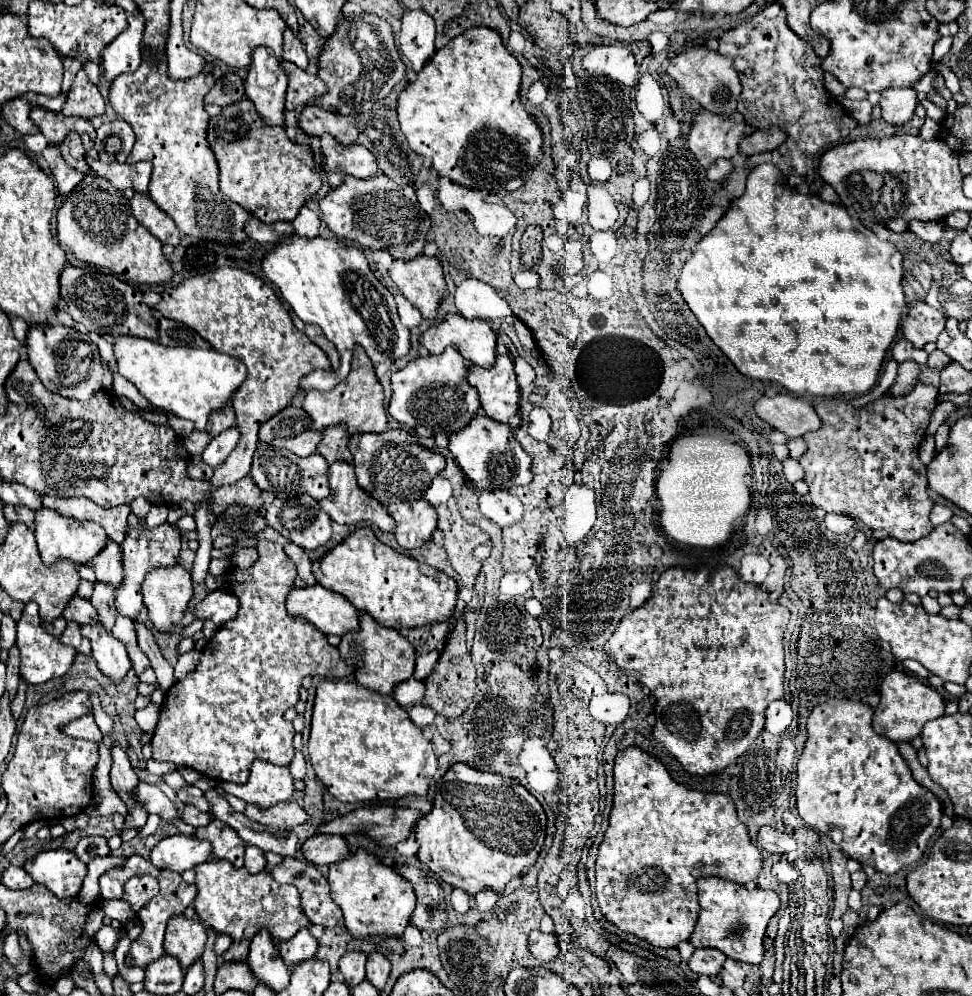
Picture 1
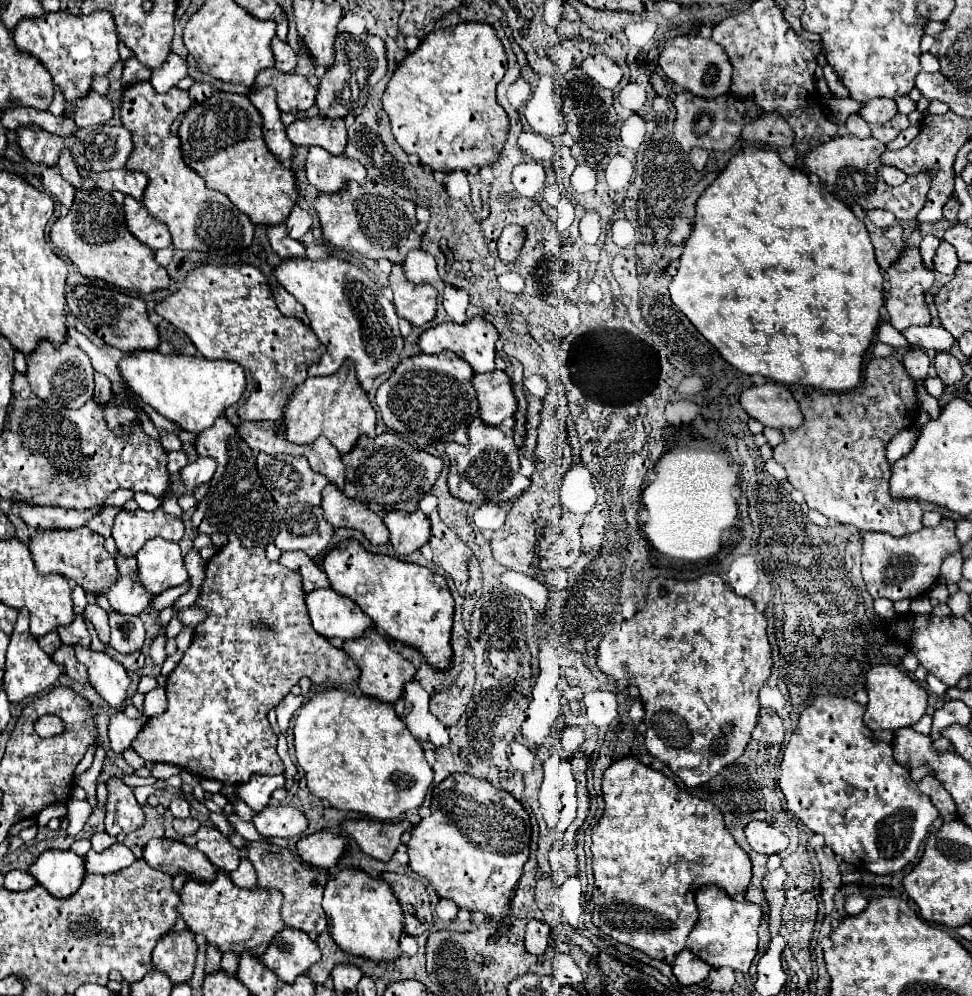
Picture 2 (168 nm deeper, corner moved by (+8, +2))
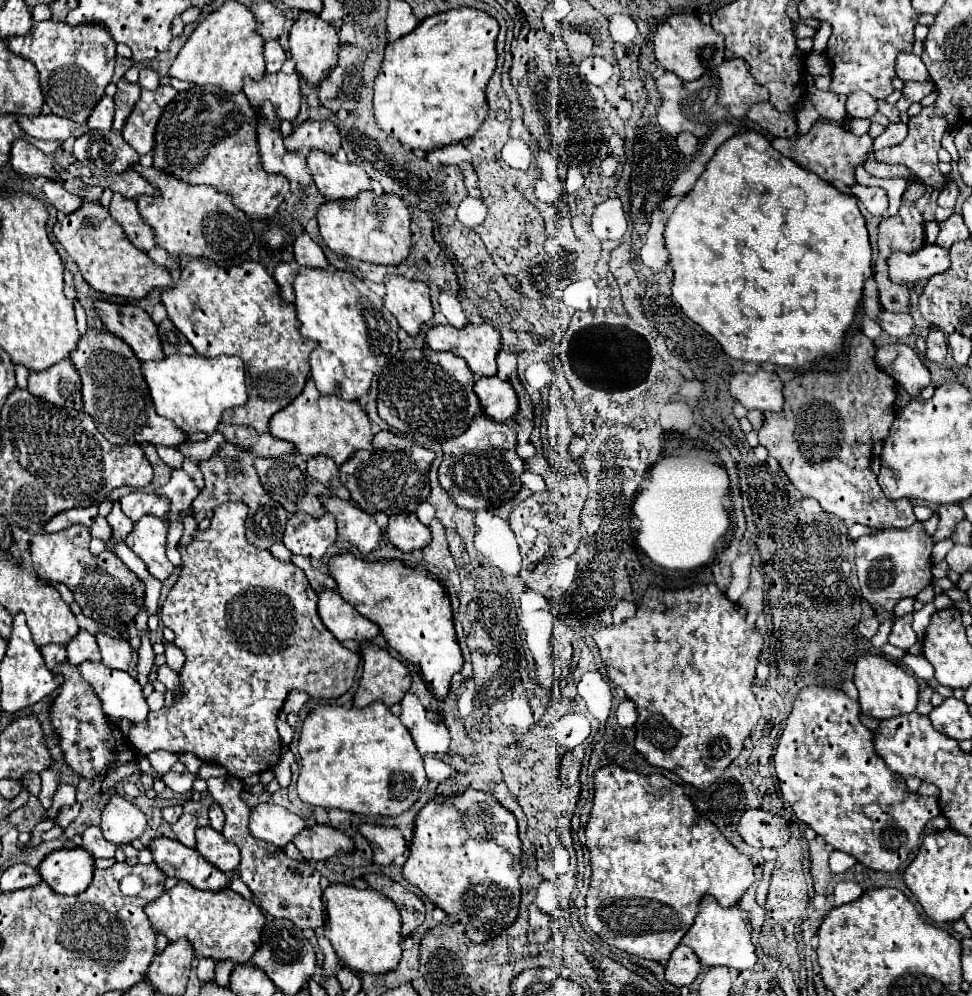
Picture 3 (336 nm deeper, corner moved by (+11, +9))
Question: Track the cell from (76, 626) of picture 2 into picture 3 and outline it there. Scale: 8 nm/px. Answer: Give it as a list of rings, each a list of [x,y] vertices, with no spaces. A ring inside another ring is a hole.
[[[80,631],[68,641],[66,643],[66,653],[68,653],[68,661],[72,665],[80,665],[80,661],[86,661],[86,659],[100,661],[96,639],[88,631]]]

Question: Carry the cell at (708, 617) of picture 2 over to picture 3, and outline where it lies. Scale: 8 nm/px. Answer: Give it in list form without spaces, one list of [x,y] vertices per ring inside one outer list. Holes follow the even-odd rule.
[[[706,583],[706,585],[696,585],[696,587],[686,587],[686,589],[660,589],[650,585],[638,605],[638,611],[632,619],[622,621],[620,625],[610,625],[600,629],[594,635],[594,643],[600,649],[600,657],[602,663],[606,667],[606,673],[610,677],[612,683],[620,685],[626,695],[636,703],[638,709],[638,721],[636,721],[636,749],[646,757],[646,761],[654,767],[664,767],[674,771],[680,779],[684,779],[686,783],[694,785],[696,789],[706,789],[708,785],[712,785],[722,773],[724,769],[740,755],[742,751],[742,743],[744,739],[752,733],[754,725],[760,719],[760,707],[756,701],[756,695],[752,691],[754,685],[754,677],[756,677],[756,665],[758,665],[758,657],[762,653],[762,635],[758,633],[756,625],[748,625],[746,617],[740,613],[738,605],[734,605],[732,601],[728,601],[724,597],[724,593],[714,585],[714,583]]]

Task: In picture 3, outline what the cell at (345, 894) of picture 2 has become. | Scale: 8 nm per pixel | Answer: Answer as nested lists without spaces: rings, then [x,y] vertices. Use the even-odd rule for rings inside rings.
[[[332,883],[324,889],[326,903],[326,939],[330,939],[336,955],[352,969],[366,973],[386,973],[400,963],[400,913],[388,897],[374,889],[356,889]]]

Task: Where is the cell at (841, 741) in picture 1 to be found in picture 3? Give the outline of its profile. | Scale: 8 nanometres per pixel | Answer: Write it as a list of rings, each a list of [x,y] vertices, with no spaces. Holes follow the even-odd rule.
[[[804,687],[800,693],[798,693],[798,699],[794,701],[794,707],[792,707],[792,713],[786,721],[786,729],[778,741],[778,747],[776,747],[776,753],[774,753],[774,767],[776,767],[776,775],[780,779],[780,791],[782,791],[782,799],[792,807],[792,811],[796,813],[796,817],[800,821],[804,821],[808,827],[812,827],[828,845],[832,845],[832,849],[838,849],[838,851],[844,851],[844,853],[850,853],[854,855],[860,863],[864,863],[866,867],[874,869],[874,871],[896,871],[910,855],[910,851],[918,845],[920,841],[920,833],[922,829],[926,827],[926,823],[934,817],[934,815],[940,815],[940,807],[938,807],[938,799],[936,797],[922,797],[920,793],[912,793],[908,787],[906,787],[906,779],[898,773],[894,773],[884,761],[882,757],[876,753],[874,749],[874,733],[868,731],[862,723],[860,723],[860,703],[850,699],[844,691],[840,689],[830,689],[830,687]]]

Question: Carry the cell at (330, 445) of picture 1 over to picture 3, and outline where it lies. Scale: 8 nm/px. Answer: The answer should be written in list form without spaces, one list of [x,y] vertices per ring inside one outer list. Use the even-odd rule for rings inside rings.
[[[324,455],[310,457],[308,459],[308,475],[322,481],[330,489],[332,495],[336,495],[340,499],[350,499],[348,489],[338,479],[338,465],[334,465],[334,461],[330,461],[330,457],[324,457]]]

